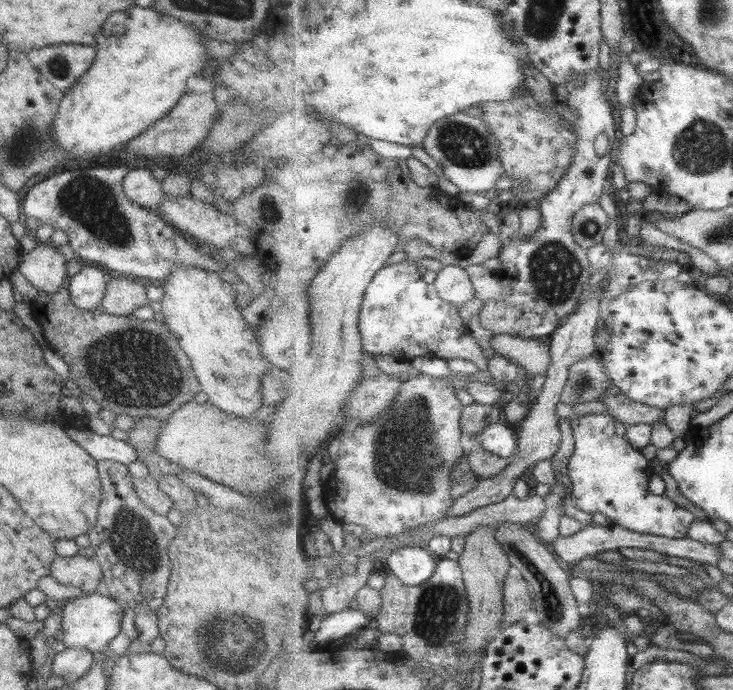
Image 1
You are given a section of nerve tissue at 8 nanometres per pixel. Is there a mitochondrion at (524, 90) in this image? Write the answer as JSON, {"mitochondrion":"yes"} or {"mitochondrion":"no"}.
{"mitochondrion":"no"}

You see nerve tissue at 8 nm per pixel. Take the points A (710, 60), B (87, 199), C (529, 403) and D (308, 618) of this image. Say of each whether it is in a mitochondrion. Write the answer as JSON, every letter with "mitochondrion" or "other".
{"A":"other","B":"mitochondrion","C":"other","D":"other"}

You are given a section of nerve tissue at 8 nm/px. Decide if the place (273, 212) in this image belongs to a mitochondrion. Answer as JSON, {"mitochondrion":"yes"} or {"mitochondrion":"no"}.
{"mitochondrion":"yes"}

